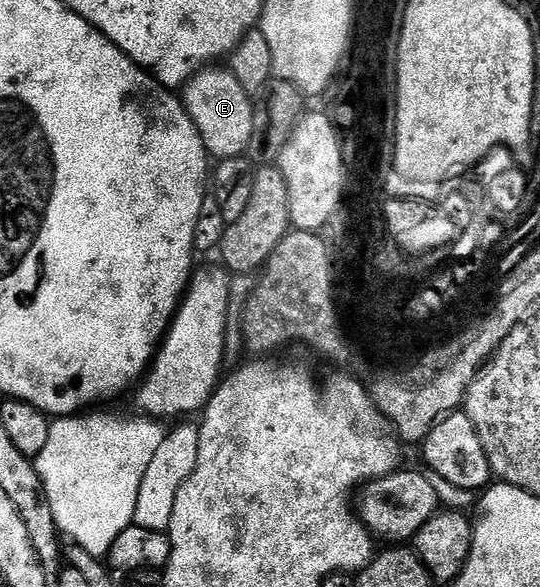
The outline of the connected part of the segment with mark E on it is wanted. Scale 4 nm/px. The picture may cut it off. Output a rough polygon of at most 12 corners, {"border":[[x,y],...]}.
{"border":[[228,68],[183,86],[210,158],[249,153],[254,98]]}

